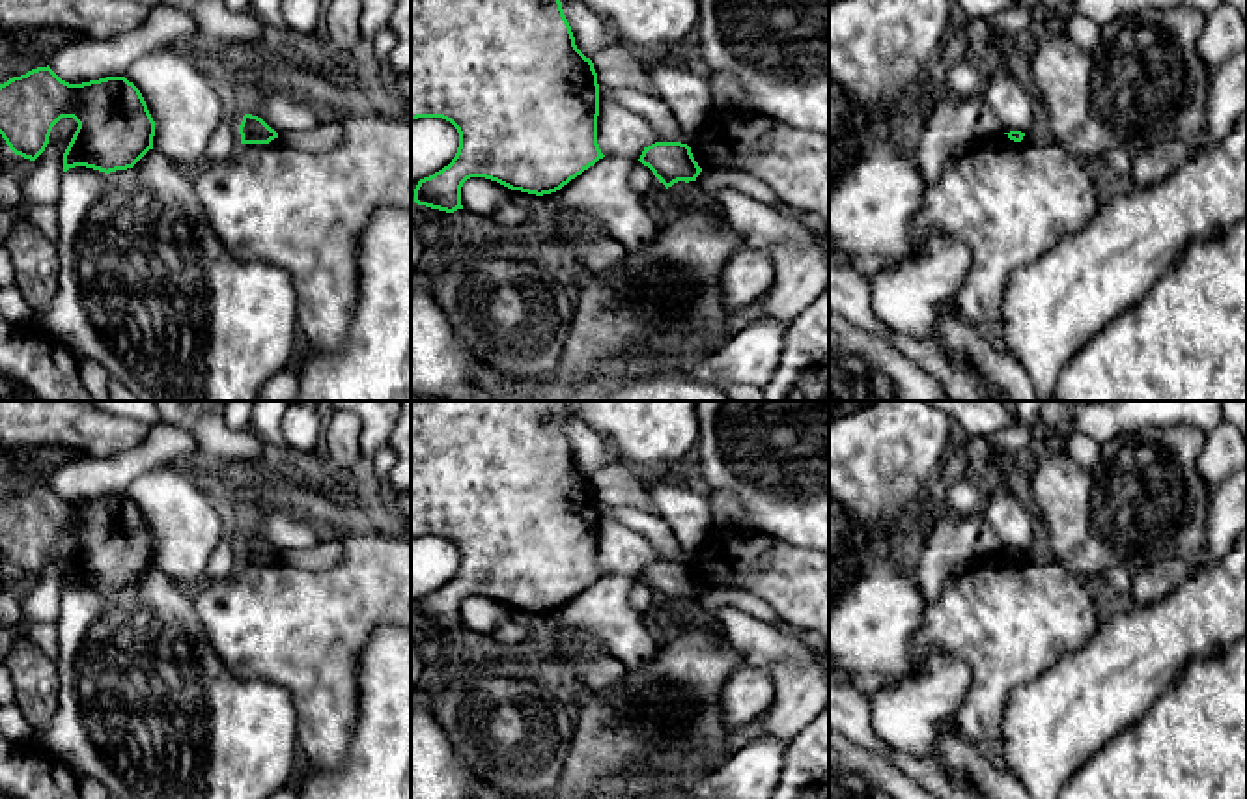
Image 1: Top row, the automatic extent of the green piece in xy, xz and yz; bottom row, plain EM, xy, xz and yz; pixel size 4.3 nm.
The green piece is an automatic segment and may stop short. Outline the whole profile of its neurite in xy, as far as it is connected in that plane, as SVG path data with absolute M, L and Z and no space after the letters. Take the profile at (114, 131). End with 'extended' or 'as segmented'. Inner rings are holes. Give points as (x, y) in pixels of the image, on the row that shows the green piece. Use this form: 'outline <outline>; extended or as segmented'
outline M47 65L0 84L0 134L15 155L35 161L62 118L78 123L63 153L63 172L75 166L105 174L127 170L153 149L155 121L140 90L125 77L69 84Z; as segmented

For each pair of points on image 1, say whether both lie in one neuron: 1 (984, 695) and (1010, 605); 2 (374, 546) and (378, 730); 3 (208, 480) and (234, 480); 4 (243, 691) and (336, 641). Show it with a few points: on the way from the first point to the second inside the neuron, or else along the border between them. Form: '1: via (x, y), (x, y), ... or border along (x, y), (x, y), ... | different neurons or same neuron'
1: via (995, 672), (1008, 641), (1008, 628) | same neuron
2: border along (391, 622), (379, 622), (370, 631), (359, 667) | different neurons
3: via (213, 480), (228, 480) | same neuron
4: border along (224, 667), (277, 682), (295, 712) | different neurons

